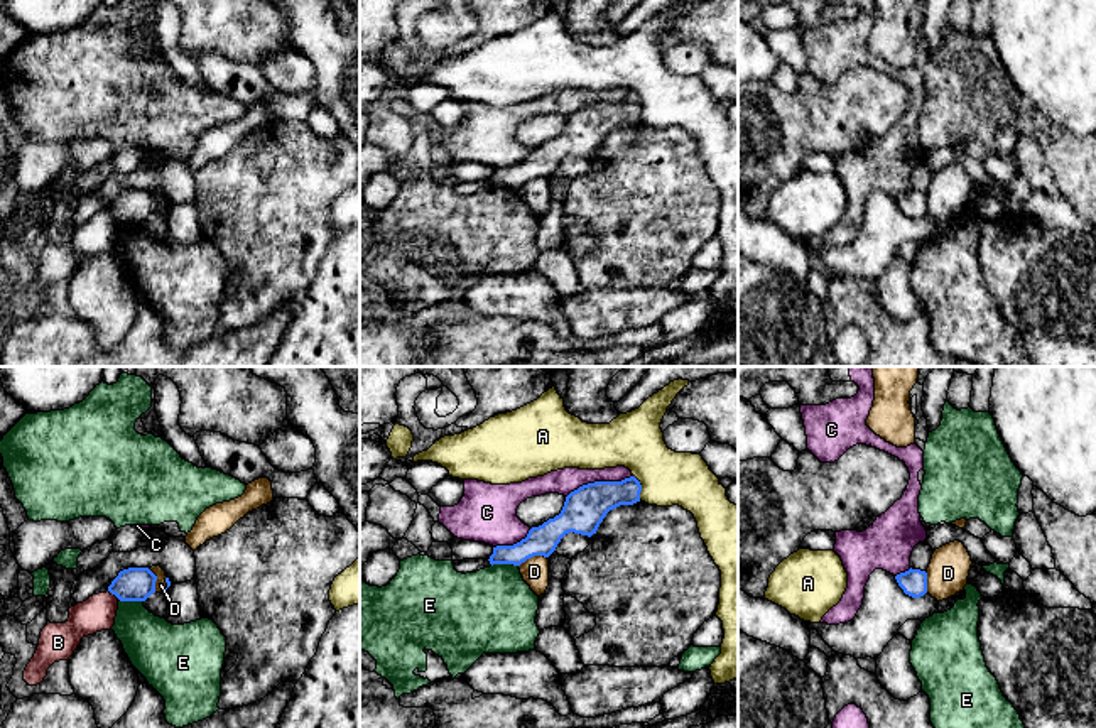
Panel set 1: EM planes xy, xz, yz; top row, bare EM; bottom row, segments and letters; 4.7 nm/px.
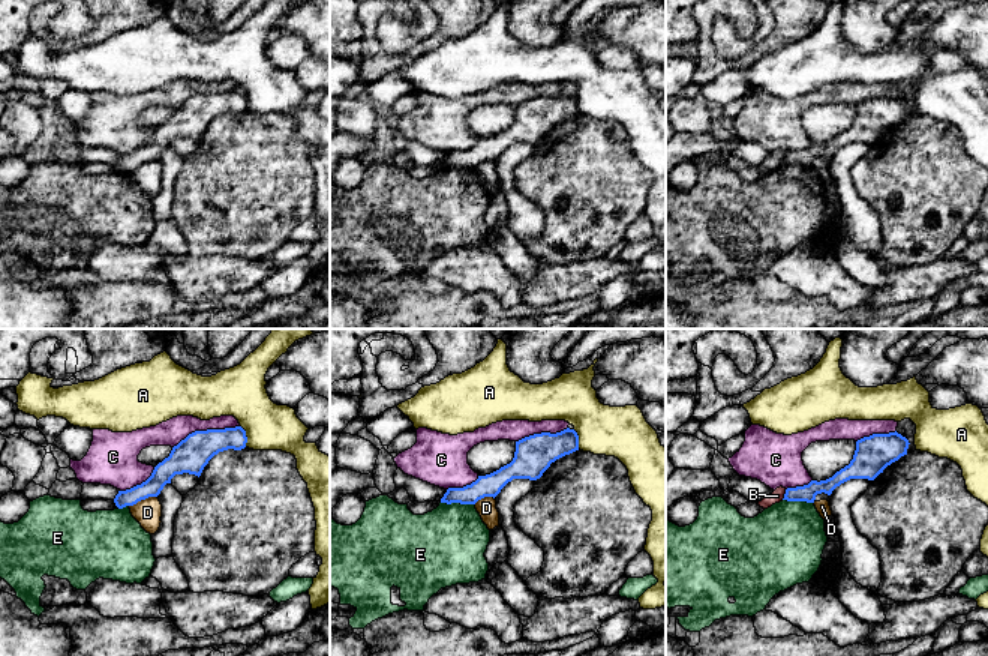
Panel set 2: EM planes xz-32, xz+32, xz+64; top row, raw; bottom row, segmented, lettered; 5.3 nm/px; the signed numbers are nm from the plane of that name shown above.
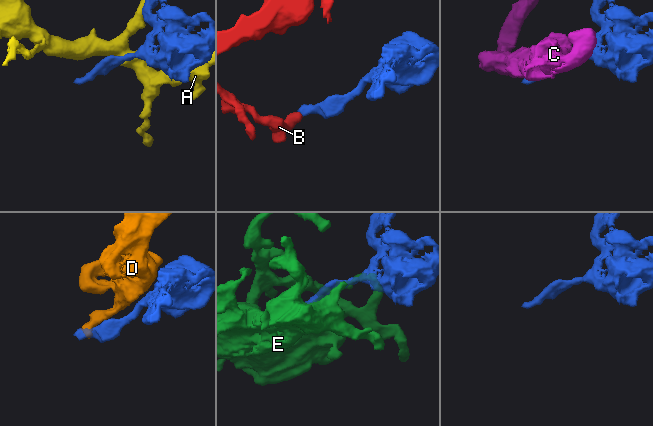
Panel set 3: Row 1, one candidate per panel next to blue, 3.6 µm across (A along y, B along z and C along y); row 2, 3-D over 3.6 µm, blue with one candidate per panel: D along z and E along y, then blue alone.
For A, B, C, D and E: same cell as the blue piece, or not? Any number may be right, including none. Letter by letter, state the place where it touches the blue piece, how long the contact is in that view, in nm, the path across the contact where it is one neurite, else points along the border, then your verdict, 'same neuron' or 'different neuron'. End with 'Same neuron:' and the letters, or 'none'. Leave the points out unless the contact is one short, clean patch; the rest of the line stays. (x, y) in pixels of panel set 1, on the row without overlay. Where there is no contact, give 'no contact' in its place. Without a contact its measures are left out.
A: xz (640, 108) | 120 nm | different neuron
B: xy (113, 215) | 70 nm | different neuron
C: xz (598, 103) | 340 nm | different neuron
D: xz (532, 178) | 140 nm | along xz (546, 178), (531, 178), (519, 188) | different neuron
E: xz (504, 184) | 130 nm | different neuron
Same neuron: none

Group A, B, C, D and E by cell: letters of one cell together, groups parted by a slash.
A / B / C / D / E

